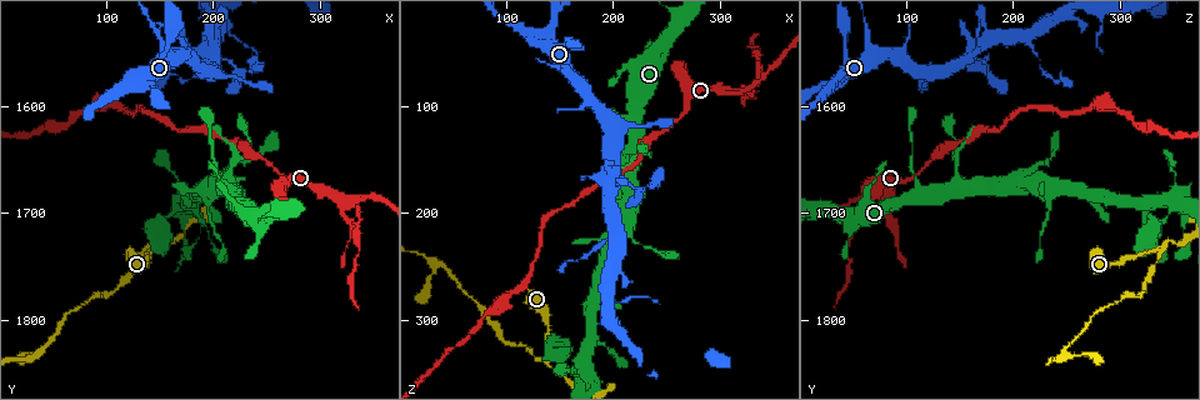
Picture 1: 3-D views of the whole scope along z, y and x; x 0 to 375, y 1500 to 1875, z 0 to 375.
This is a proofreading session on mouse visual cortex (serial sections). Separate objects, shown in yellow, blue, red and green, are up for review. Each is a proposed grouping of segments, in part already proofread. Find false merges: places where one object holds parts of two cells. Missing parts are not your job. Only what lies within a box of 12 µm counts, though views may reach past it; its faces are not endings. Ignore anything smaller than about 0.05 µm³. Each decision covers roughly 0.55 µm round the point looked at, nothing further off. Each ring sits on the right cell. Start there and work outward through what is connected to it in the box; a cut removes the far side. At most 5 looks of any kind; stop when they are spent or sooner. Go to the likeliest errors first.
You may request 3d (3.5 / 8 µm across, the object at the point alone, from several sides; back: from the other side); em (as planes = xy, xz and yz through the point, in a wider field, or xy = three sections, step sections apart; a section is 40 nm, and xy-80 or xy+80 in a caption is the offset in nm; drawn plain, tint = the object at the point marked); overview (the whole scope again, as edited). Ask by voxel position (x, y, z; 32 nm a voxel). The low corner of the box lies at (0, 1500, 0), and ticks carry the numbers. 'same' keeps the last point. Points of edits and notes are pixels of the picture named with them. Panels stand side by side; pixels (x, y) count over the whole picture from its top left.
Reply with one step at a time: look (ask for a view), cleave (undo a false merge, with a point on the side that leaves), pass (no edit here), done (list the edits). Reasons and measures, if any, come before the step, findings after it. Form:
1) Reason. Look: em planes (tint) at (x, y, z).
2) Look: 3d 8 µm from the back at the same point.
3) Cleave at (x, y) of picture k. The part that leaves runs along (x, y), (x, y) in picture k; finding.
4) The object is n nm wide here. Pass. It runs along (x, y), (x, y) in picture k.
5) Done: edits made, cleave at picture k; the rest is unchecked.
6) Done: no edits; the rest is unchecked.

Four-way junction. Look: 3d 3.5 µm at (318, 1682, 86).

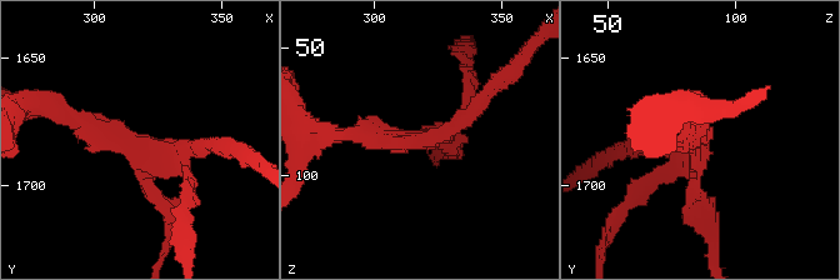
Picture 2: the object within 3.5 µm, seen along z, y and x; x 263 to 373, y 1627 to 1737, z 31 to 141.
4 arms meet here; the arms are 150, 150, 150, 200 nm wide. Look: em xy step 2 (tint) at (318, 1683, 87).

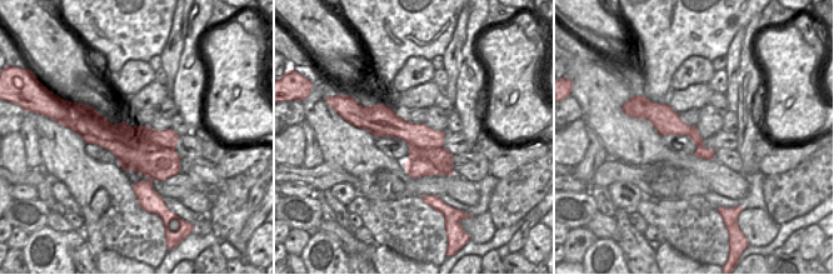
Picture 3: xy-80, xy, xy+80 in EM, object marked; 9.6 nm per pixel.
Cleave at (698, 195) of picture 2. A border runs along (75, 113), (126, 141), (173, 149) in picture 3; two cells meet here.

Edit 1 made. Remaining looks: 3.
Three arms meet. Look: 3d 8 µm at (140, 1738, 336).

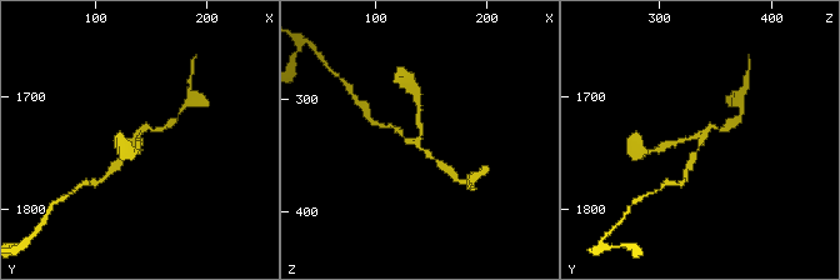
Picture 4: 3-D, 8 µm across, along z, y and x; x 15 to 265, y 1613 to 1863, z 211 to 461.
Look: 3d 3.5 µm at (136, 1740, 334).

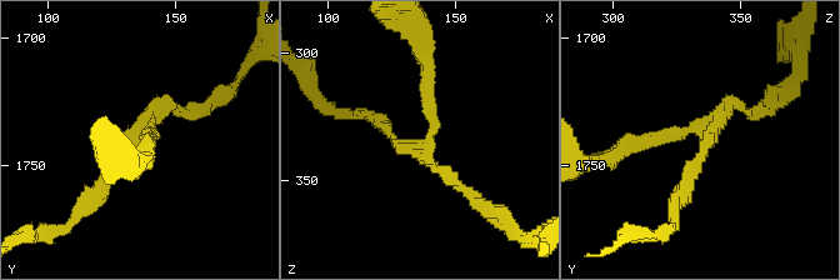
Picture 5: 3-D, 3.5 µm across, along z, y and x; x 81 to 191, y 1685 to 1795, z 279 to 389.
3 arms meet here; the arms are 150, 150, 200 nm wide; now the EM. Look: em xy step 1 (tint) at (139, 1737, 336).

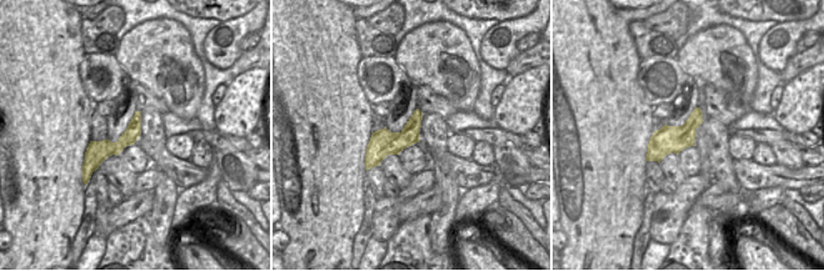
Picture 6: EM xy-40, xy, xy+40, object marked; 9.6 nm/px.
Pass. It runs along (419, 115), (368, 162) in picture 6; continuous, no second cell.

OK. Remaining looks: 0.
Done: edits made, cleave at picture 2; the rest is unchecked.

